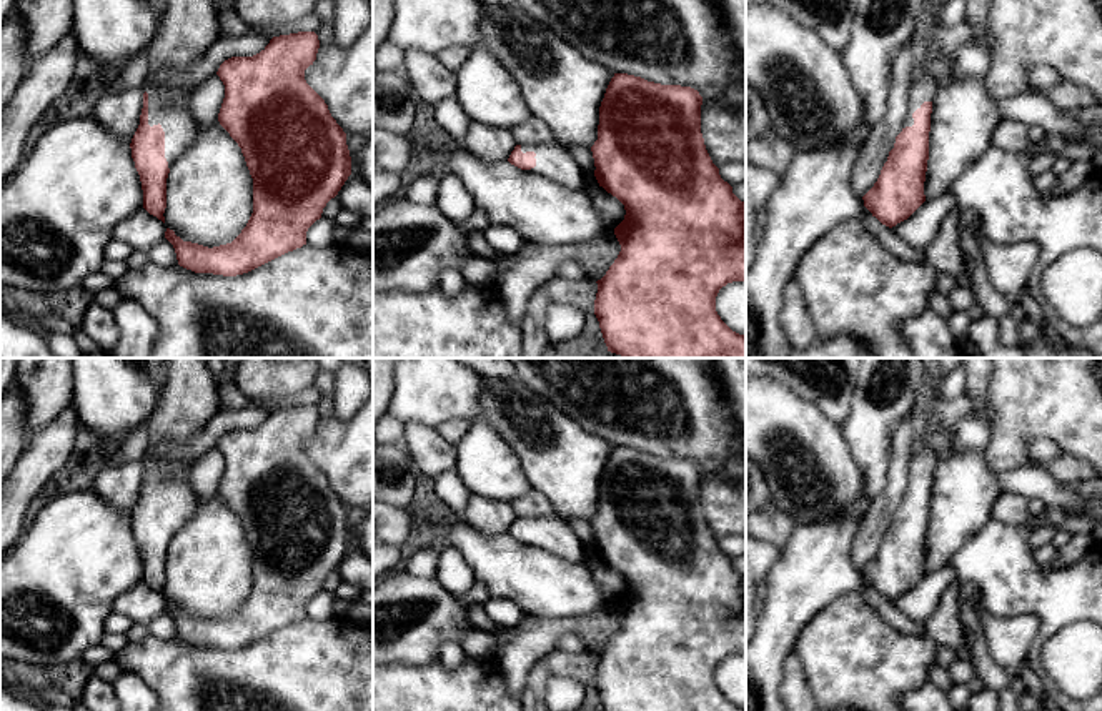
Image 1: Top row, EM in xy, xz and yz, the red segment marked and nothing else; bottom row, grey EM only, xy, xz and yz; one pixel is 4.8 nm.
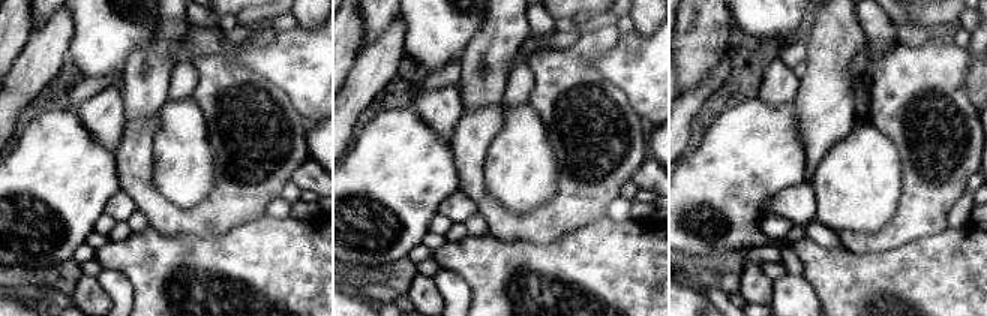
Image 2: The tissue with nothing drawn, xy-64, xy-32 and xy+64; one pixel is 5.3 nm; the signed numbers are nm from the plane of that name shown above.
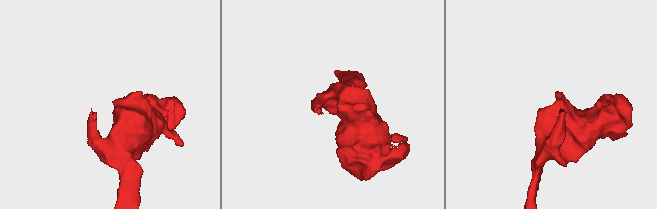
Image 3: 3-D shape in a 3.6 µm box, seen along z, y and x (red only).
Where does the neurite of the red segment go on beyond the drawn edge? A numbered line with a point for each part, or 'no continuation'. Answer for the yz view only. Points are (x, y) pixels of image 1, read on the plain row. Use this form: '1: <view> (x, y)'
1: yz (929, 443)

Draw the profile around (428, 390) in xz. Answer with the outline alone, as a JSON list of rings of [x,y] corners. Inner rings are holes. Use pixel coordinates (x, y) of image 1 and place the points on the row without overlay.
[[[400,358],[388,415],[400,426],[418,421],[438,426],[453,418],[474,421],[484,376],[454,358]]]

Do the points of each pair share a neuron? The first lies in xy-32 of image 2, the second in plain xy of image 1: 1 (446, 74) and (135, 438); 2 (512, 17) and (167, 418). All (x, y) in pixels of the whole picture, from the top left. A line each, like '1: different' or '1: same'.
1: same
2: same

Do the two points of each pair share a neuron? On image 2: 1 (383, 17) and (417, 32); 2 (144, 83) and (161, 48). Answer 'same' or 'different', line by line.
1: different
2: same

